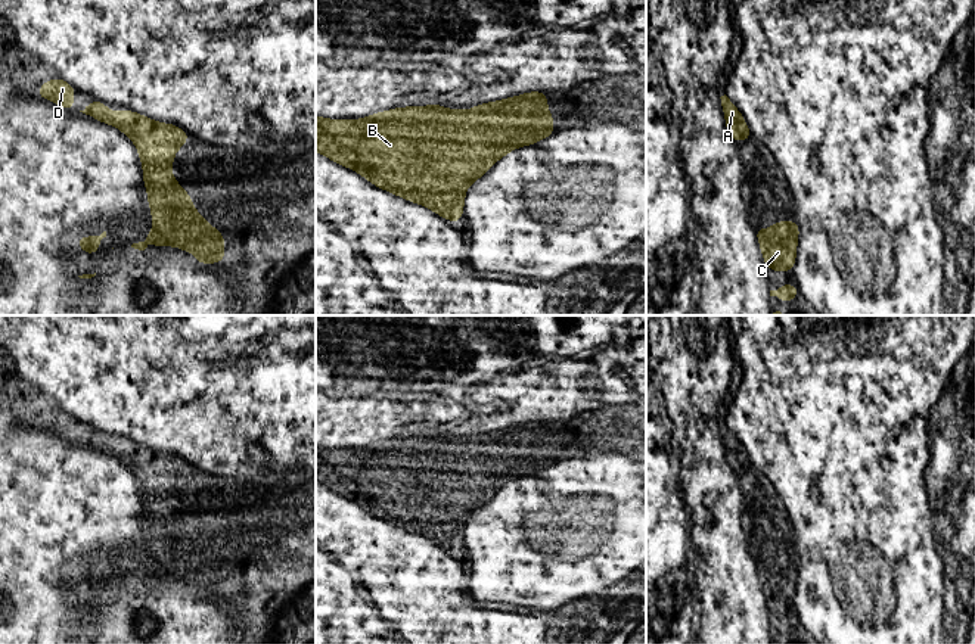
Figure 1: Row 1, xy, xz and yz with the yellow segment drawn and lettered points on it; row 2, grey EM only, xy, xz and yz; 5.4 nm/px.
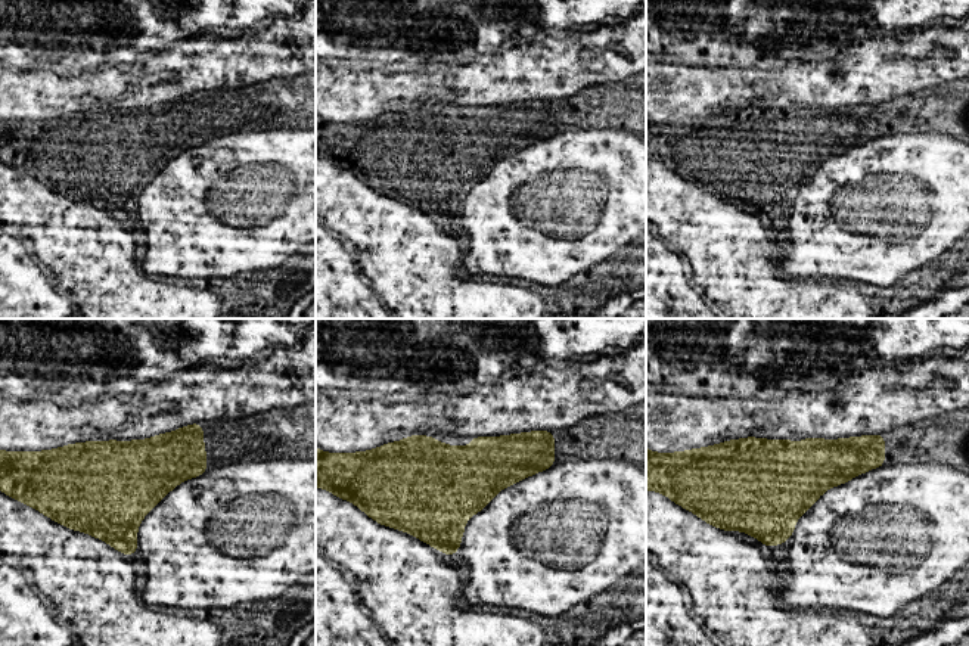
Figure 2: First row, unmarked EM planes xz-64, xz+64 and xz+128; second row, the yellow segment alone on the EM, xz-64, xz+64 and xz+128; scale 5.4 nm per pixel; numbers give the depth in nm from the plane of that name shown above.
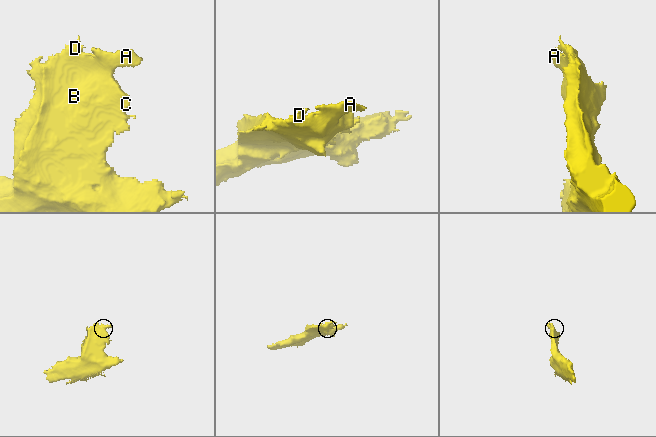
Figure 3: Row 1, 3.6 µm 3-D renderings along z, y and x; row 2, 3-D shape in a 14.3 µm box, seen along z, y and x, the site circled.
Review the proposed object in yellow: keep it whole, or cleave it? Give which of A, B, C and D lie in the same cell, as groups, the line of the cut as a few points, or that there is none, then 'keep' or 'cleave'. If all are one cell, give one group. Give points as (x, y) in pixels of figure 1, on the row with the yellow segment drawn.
A B C D; no cut; keep

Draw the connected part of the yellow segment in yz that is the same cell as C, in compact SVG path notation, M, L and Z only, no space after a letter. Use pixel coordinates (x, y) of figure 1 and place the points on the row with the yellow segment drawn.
M776 221L771 228L754 228L770 271L794 271L799 227L798 221Z

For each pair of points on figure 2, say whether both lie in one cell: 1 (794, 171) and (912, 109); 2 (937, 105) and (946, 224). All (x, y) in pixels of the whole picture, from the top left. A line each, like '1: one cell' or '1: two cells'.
1: one cell
2: two cells

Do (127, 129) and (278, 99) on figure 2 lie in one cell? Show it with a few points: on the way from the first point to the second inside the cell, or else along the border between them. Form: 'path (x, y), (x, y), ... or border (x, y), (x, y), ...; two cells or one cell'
path (164, 129), (207, 114), (241, 109); one cell

